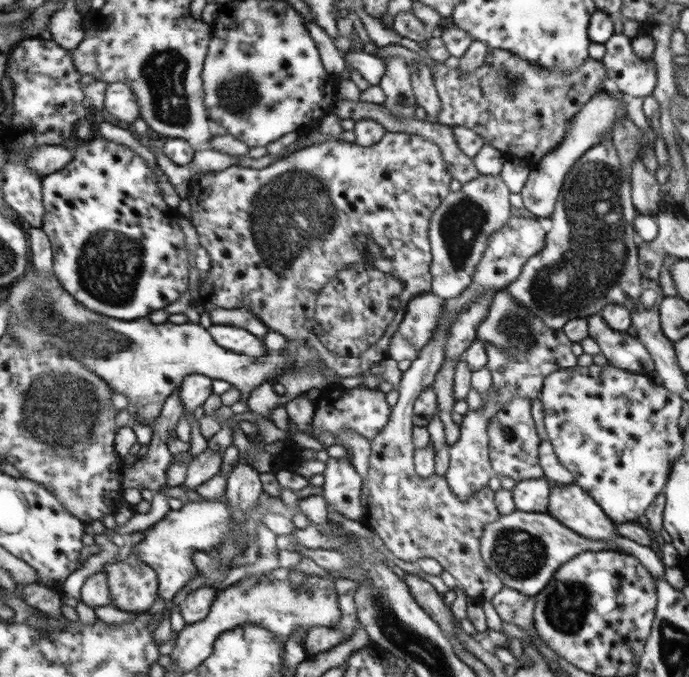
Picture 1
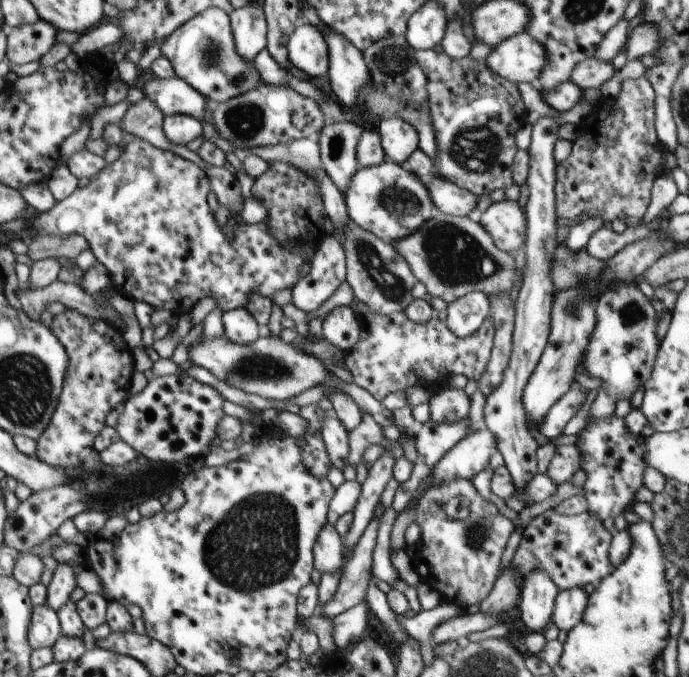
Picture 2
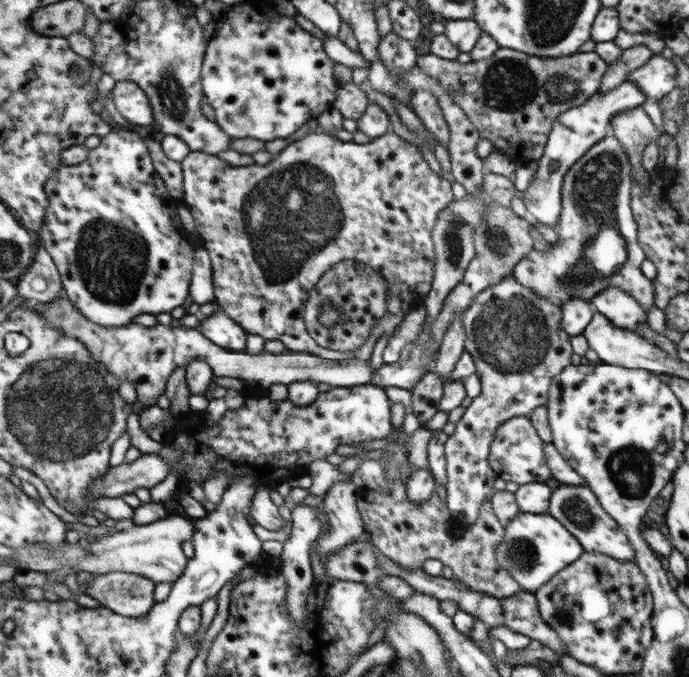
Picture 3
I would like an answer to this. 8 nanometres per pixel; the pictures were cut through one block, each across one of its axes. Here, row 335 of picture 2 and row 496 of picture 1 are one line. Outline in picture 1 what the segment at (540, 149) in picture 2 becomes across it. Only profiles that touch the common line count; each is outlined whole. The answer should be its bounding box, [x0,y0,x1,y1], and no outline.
[512,478,552,513]

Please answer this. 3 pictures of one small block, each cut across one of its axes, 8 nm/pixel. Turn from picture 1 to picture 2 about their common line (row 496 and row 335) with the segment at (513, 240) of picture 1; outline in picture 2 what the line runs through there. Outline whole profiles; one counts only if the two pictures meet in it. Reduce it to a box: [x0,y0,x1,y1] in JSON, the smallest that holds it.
[344,300,495,401]

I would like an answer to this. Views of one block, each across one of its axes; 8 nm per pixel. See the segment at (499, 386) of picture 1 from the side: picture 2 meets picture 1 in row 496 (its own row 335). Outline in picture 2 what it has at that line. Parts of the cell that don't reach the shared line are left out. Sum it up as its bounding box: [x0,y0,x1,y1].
[445,291,491,338]

